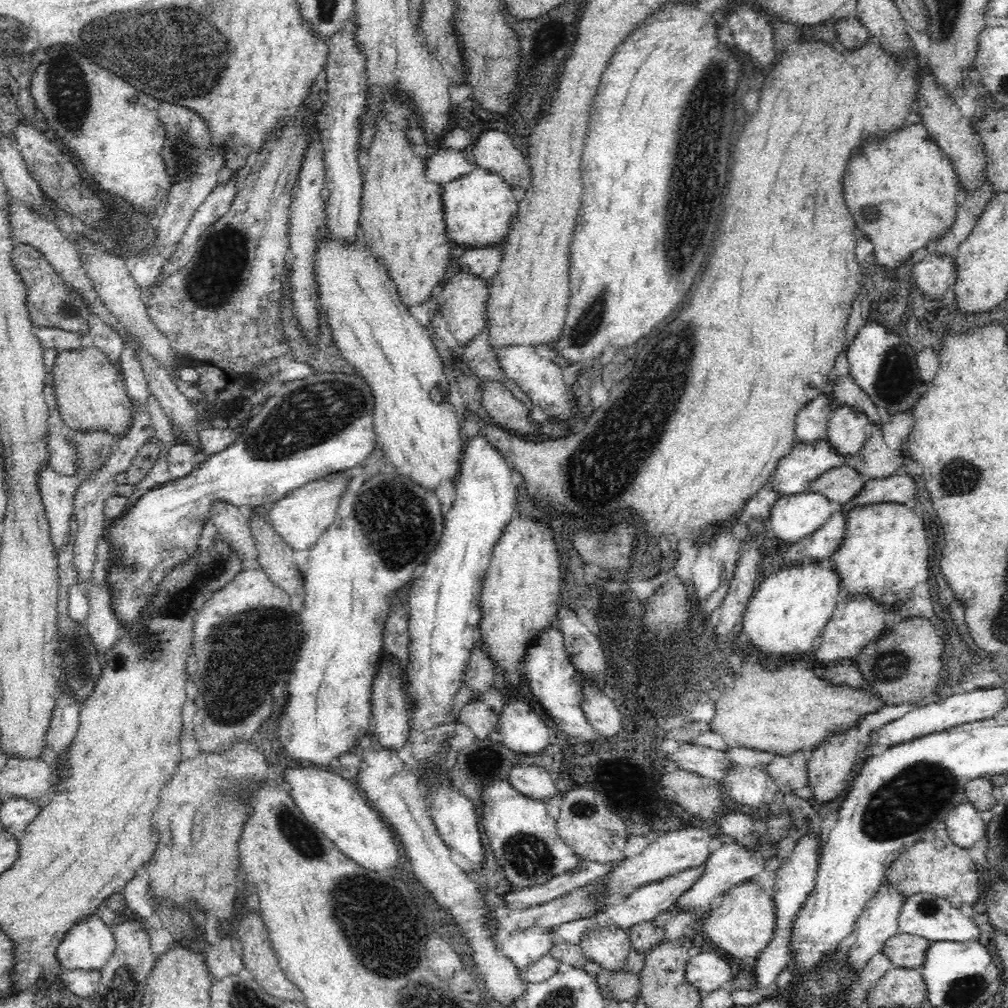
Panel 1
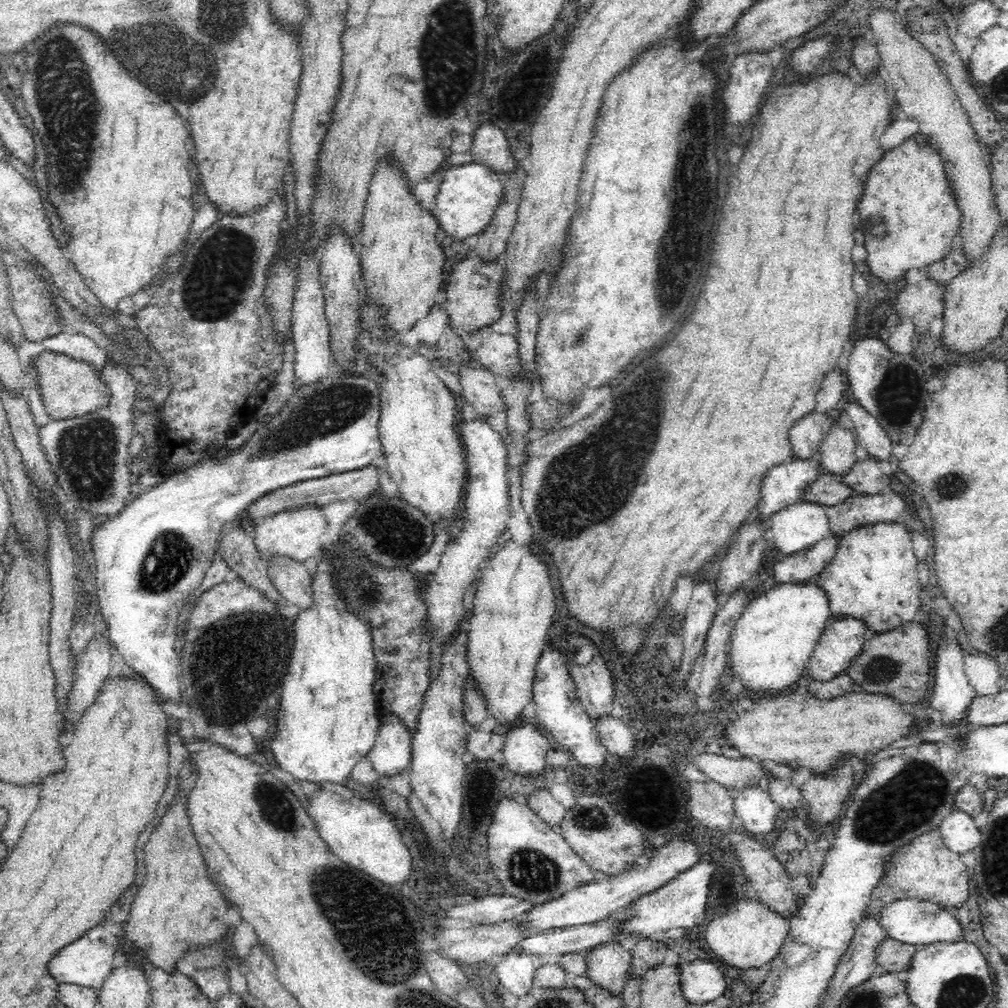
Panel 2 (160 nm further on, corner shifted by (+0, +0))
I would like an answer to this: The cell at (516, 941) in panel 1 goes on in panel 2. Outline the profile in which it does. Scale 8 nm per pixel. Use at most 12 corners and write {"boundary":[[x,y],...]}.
{"boundary":[[514,948],[495,968],[498,1001],[533,987],[542,955]]}

